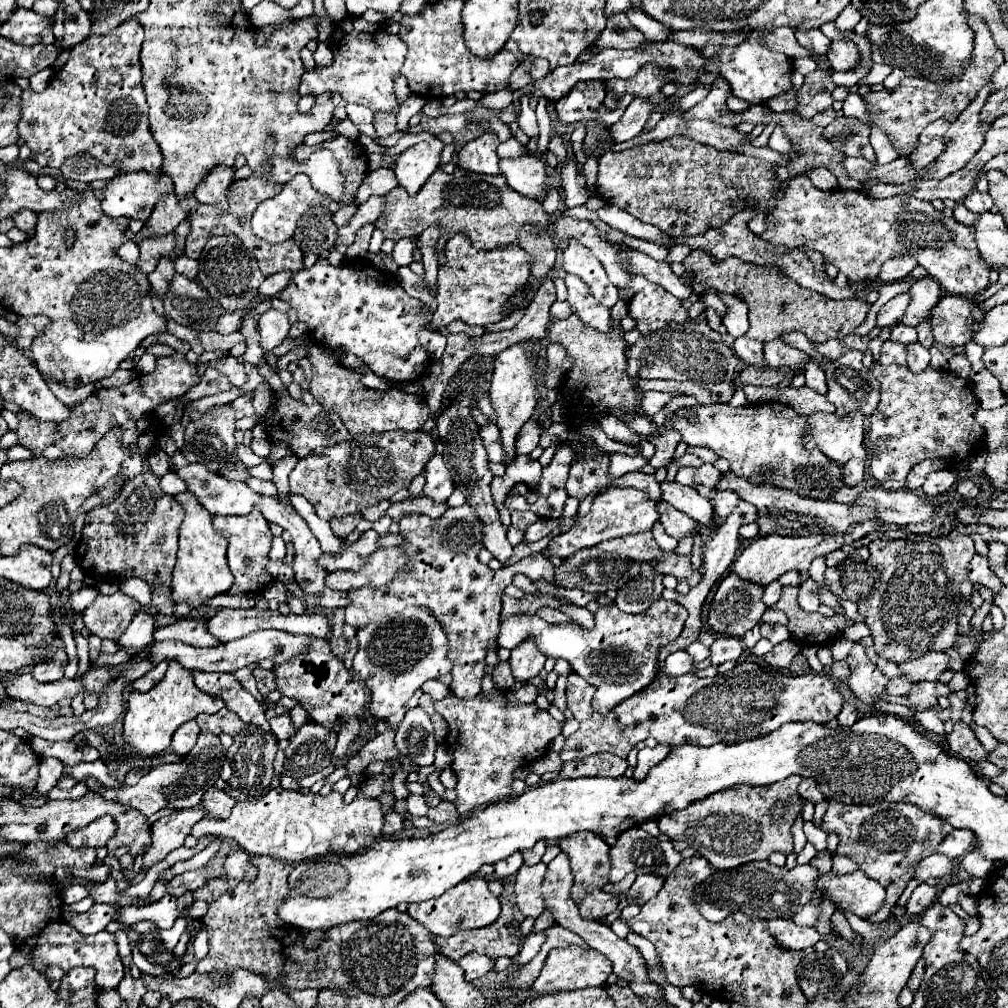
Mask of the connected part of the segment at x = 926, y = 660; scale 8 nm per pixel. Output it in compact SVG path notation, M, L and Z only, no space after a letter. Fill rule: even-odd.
M929 652L917 660L907 660L901 662L899 668L903 670L903 676L909 678L913 684L917 682L937 682L939 676L947 668L947 654L943 652Z

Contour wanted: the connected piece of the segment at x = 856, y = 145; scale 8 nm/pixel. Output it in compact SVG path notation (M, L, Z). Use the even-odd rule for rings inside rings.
M841 116L841 118L835 118L825 128L823 136L835 148L845 152L845 156L861 156L861 158L867 158L869 162L875 162L875 152L873 152L873 146L869 144L869 134L871 134L871 128L861 120Z

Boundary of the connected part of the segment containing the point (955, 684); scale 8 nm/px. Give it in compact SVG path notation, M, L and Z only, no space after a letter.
M964 671L956 672L951 681L948 683L951 692L965 690L969 684L970 680Z

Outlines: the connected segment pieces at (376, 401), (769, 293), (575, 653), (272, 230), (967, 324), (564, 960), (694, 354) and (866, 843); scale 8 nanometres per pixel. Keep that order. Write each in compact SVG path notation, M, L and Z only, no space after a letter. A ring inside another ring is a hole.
M313 346L311 354L309 354L309 362L313 368L309 392L315 396L315 400L319 404L323 404L325 408L329 408L341 416L341 420L351 436L355 436L359 432L371 434L371 432L389 432L389 430L415 432L415 430L421 430L421 426L429 418L429 408L423 398L407 394L397 388L389 388L385 392L365 388L359 382L361 374L357 374L349 368L343 368L335 360L335 356L329 348Z
M689 252L681 264L685 266L687 274L693 276L693 282L699 284L701 288L715 288L719 292L727 292L727 294L741 298L749 306L751 326L747 330L747 336L759 342L775 340L779 334L789 332L789 330L801 330L801 332L805 330L807 334L819 332L821 336L819 342L827 342L831 338L843 338L847 334L853 334L853 330L865 322L865 316L871 308L871 304L858 297L852 300L831 300L827 296L801 288L791 278L783 276L779 268L765 268L757 264L749 264L736 257L713 262L707 252Z
M655 600L647 612L641 614L625 614L615 604L599 606L595 616L595 628L587 630L575 622L563 622L563 624L547 624L545 620L539 620L535 614L523 614L523 616L509 616L507 620L501 620L501 632L497 638L497 644L501 648L513 650L517 644L521 644L527 638L535 640L535 646L555 660L563 658L571 664L573 672L585 678L589 684L595 686L595 696L591 700L593 710L601 716L607 716L617 704L627 700L629 696L637 694L639 690L647 688L655 676L657 676L657 656L663 646L677 640L687 610L673 600Z
M297 174L295 178L291 178L287 184L283 184L283 190L271 198L271 200L265 200L263 204L259 204L255 216L253 216L253 232L263 238L265 242L269 244L281 244L285 240L289 240L297 228L297 220L305 214L307 208L311 206L325 206L327 210L335 212L335 206L329 206L329 198L315 192L315 188L311 186L311 180L309 176L305 174Z
M943 296L933 310L933 336L943 346L963 346L983 322L981 308L963 296Z
M557 948L549 954L539 978L533 984L535 994L549 994L559 990L581 990L581 988L597 988L607 982L607 976L611 974L611 962L595 950L585 948Z
M705 312L697 320L687 320L681 324L671 324L663 330L641 334L635 344L627 344L627 358L645 358L647 366L639 368L639 378L647 380L675 380L675 382L697 382L707 388L713 396L713 402L727 404L735 392L733 376L737 370L735 352L721 340L721 334L711 330L705 320Z
M829 802L827 814L823 816L823 830L839 834L837 854L847 856L859 864L859 868L875 882L879 882L887 896L879 912L867 916L867 922L883 922L889 918L891 908L907 888L915 864L923 856L931 856L939 842L943 842L941 820L933 814L927 814L911 804L897 802L879 802L879 804L843 804Z

